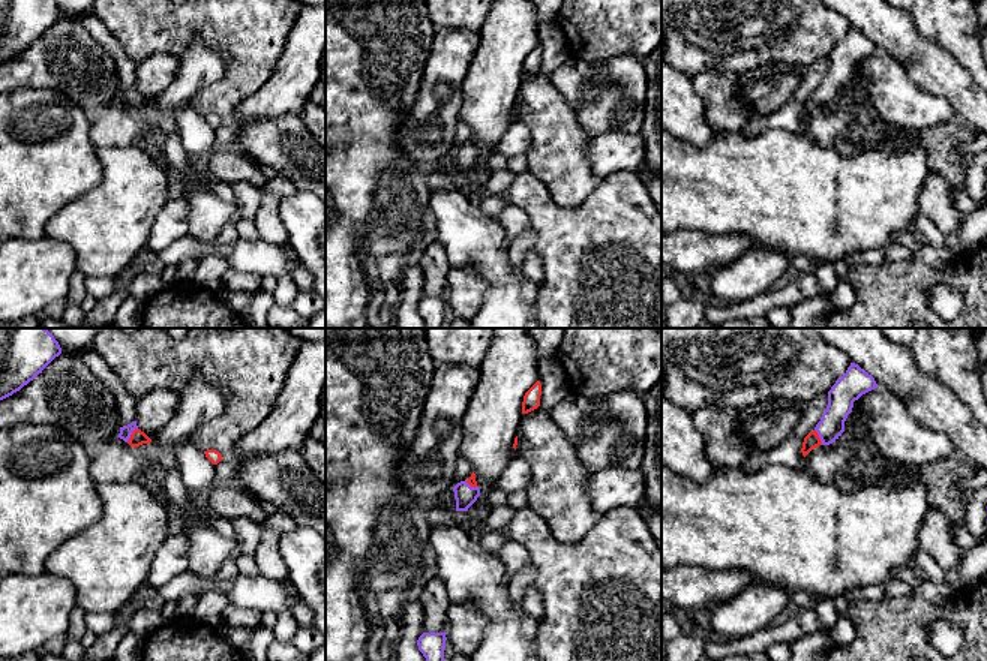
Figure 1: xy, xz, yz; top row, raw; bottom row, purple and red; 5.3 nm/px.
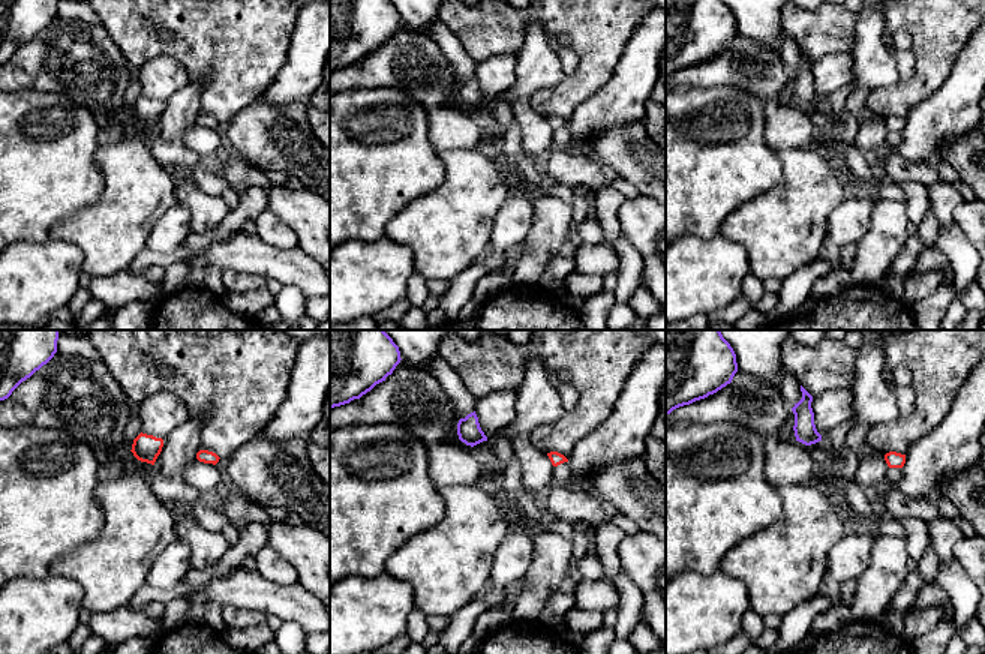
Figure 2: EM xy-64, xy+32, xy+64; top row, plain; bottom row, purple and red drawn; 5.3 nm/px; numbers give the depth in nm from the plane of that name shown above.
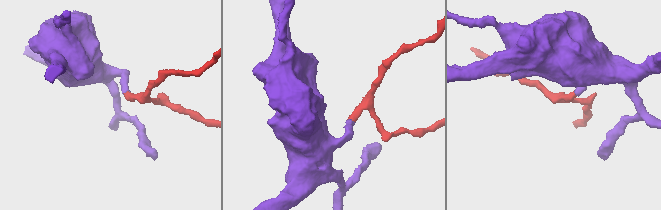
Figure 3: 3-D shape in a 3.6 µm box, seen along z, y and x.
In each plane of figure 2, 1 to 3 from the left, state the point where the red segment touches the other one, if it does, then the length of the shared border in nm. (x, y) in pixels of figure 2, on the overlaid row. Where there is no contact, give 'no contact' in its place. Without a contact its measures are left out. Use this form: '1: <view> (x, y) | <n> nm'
1: no contact
2: no contact
3: no contact

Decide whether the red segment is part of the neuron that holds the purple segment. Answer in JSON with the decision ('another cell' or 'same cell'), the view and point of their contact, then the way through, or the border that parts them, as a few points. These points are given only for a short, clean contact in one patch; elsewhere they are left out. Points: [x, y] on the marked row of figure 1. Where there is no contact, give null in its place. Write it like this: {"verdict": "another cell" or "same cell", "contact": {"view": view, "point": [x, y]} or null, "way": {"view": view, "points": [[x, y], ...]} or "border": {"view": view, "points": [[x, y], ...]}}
{"verdict": "same cell", "contact": {"view": "xy", "point": [131, 433]}, "way": {"view": "xy", "points": [[125, 433], [131, 433], [137, 438]]}}

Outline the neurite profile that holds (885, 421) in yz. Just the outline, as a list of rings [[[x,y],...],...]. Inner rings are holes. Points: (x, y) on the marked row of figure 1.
[[[874,388],[858,399],[860,435],[880,454],[880,463],[918,468],[956,453],[952,441],[918,423],[906,403],[885,388]]]

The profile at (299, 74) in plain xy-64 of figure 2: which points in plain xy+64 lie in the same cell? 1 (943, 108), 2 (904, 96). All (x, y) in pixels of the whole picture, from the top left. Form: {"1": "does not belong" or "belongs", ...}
{"1": "belongs", "2": "does not belong"}

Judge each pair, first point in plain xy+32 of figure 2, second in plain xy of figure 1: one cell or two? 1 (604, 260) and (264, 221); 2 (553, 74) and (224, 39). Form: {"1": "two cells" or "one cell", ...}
{"1": "two cells", "2": "two cells"}

